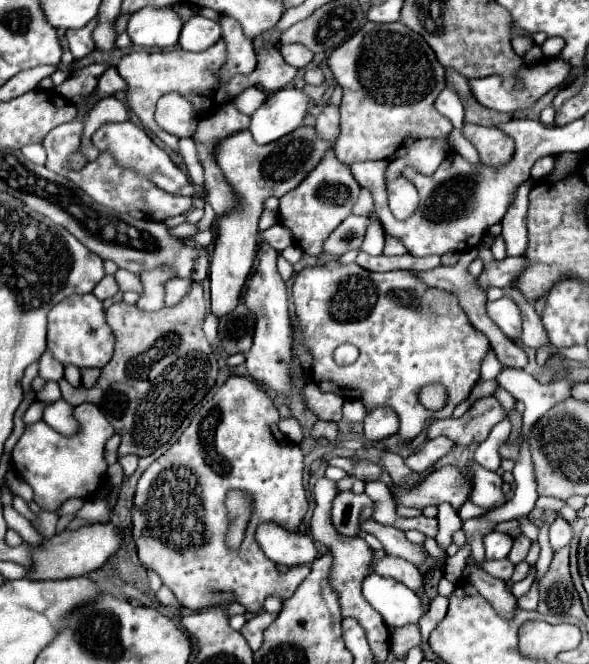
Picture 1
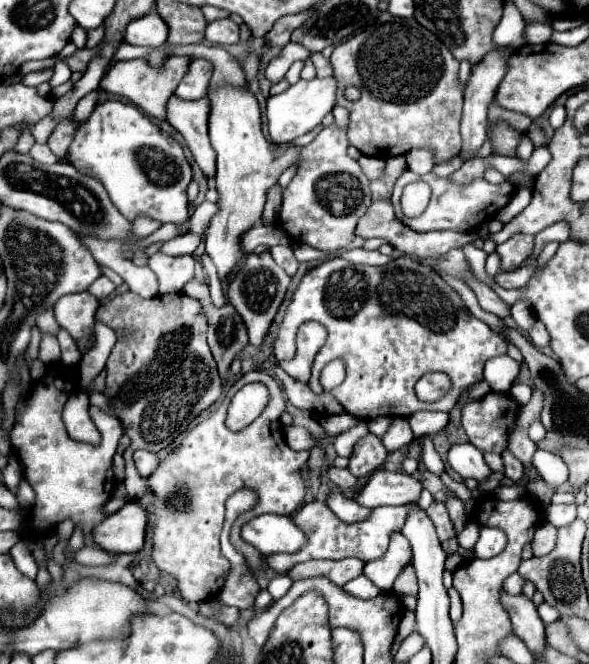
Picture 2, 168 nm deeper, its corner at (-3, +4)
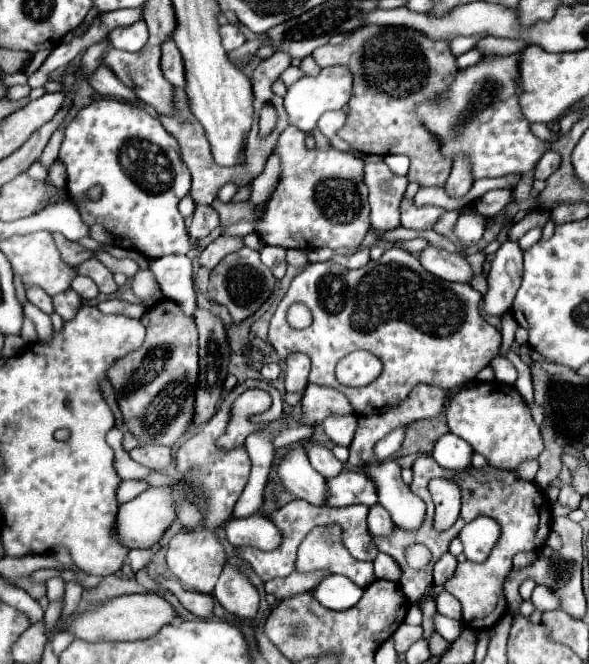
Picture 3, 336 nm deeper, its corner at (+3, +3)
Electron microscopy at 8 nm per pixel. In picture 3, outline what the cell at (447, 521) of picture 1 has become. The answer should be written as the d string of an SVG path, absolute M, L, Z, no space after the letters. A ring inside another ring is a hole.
M446 551L436 563L434 563L434 585L444 585L450 577L452 577L452 573L454 573L454 569L456 569L456 557L450 553L450 551Z

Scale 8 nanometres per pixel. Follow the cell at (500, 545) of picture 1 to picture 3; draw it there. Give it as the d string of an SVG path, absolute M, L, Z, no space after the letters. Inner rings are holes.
M478 517L460 531L460 541L464 545L464 555L468 561L482 563L488 559L496 541L500 539L500 525L488 517Z

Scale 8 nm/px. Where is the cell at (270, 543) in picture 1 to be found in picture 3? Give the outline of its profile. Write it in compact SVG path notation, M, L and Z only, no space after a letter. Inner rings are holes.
M256 513L244 519L230 519L224 525L226 539L234 547L254 547L272 551L276 545L280 545L280 531L272 521L268 521L268 515Z

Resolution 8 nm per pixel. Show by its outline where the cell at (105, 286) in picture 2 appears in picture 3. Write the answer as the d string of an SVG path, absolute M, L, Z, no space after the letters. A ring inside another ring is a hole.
M78 275L74 281L72 281L72 289L82 297L82 299L96 299L98 297L98 287L96 283L90 279L90 277L84 277L84 275Z

